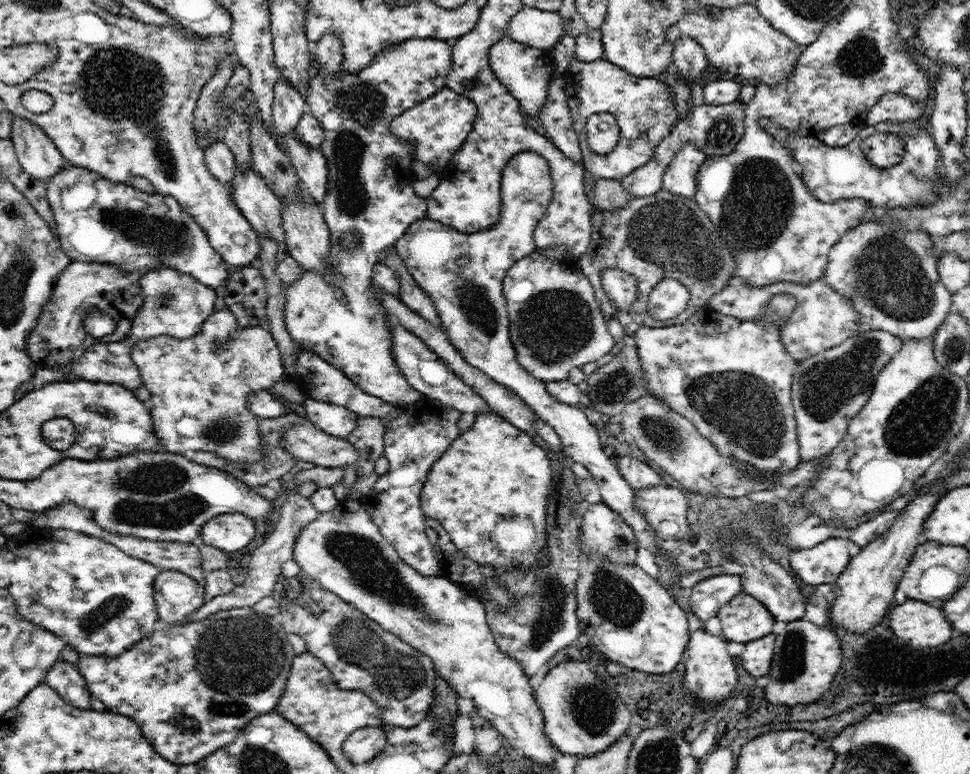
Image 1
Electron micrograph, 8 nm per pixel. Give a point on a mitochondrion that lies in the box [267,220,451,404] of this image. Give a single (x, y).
(352, 241)

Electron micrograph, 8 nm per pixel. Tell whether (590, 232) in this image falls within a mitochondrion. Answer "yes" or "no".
no

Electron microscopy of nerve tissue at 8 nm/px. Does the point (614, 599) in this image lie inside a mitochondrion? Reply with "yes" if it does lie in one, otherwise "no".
yes

